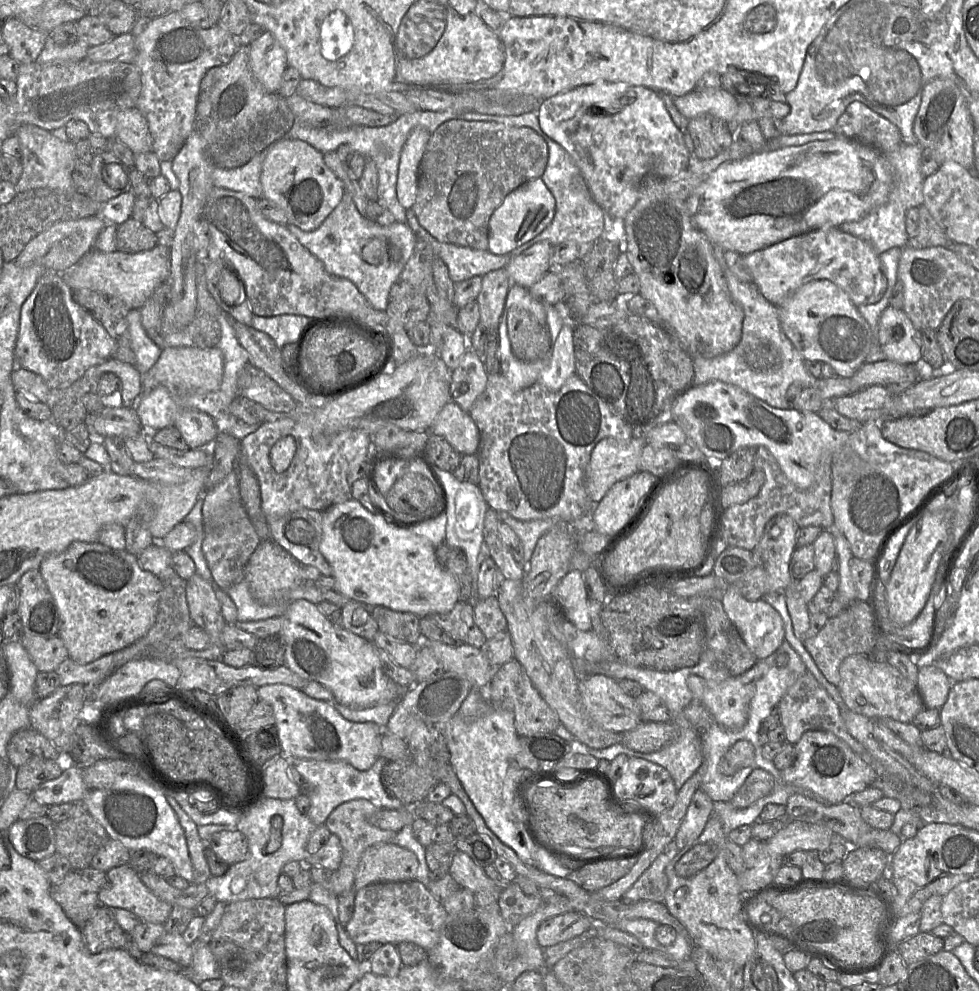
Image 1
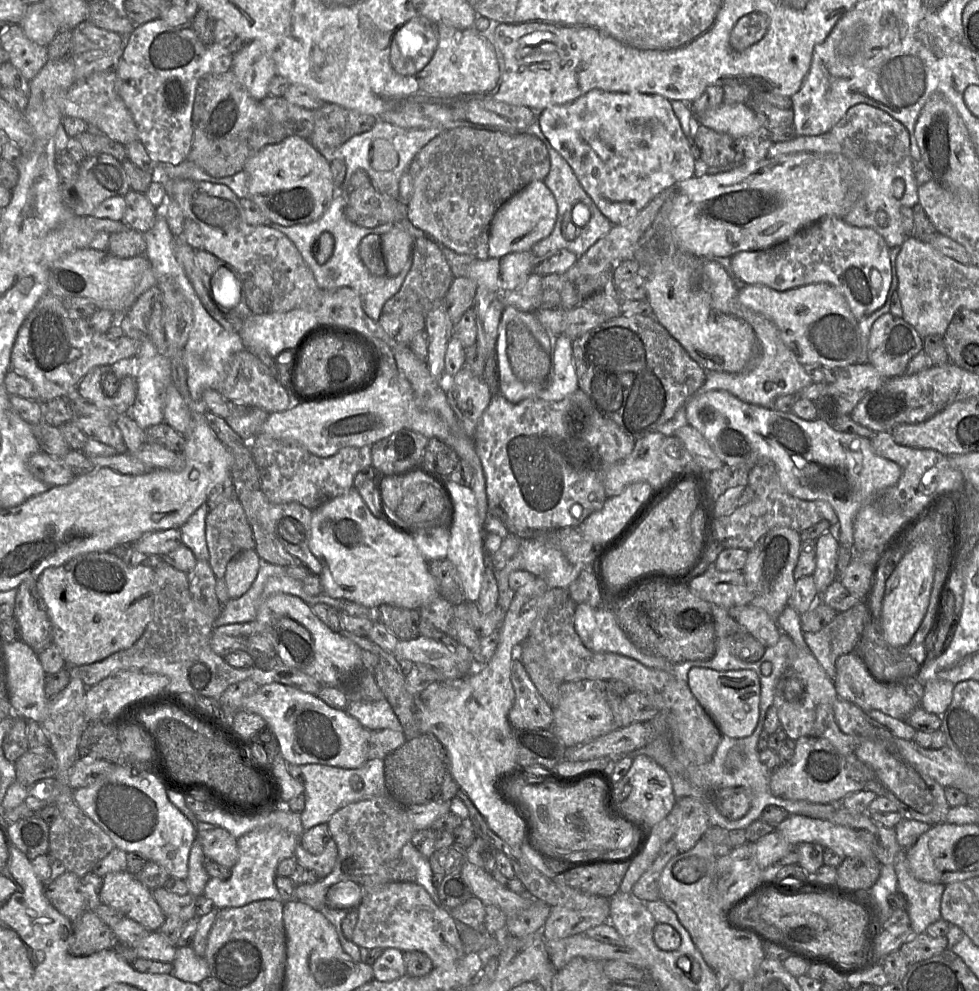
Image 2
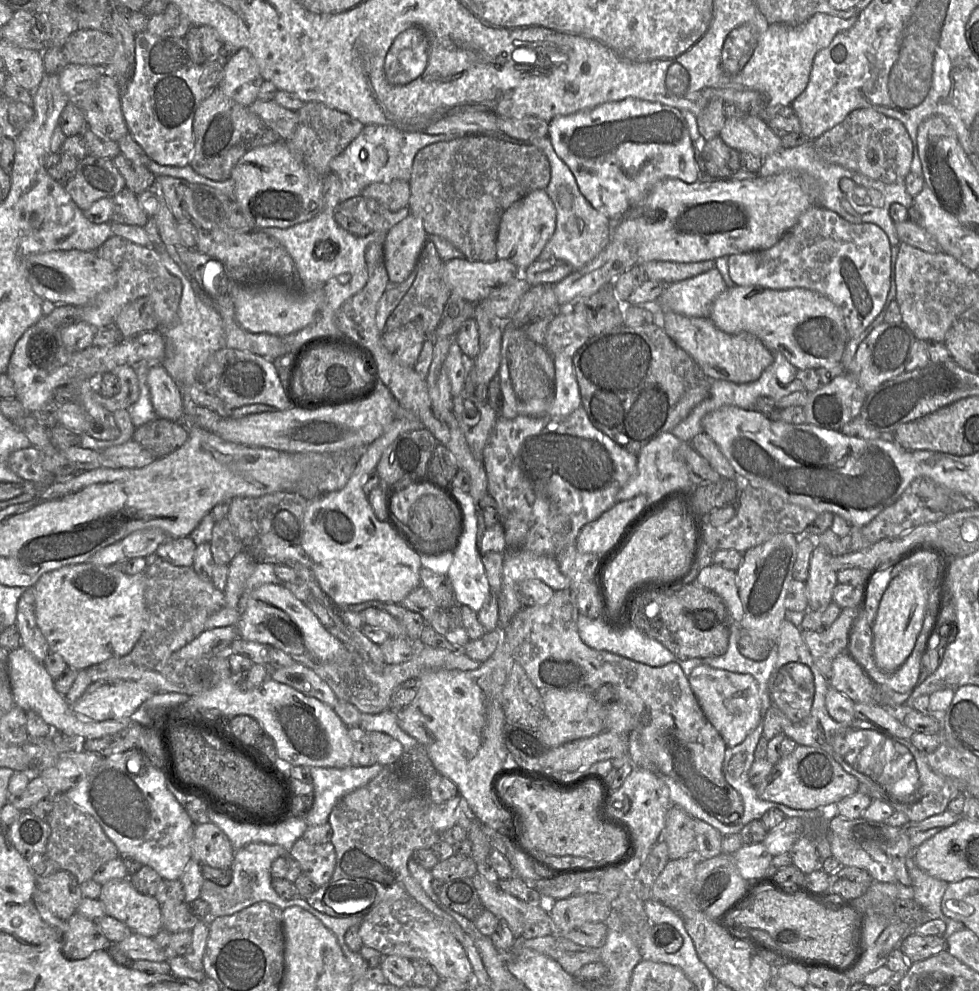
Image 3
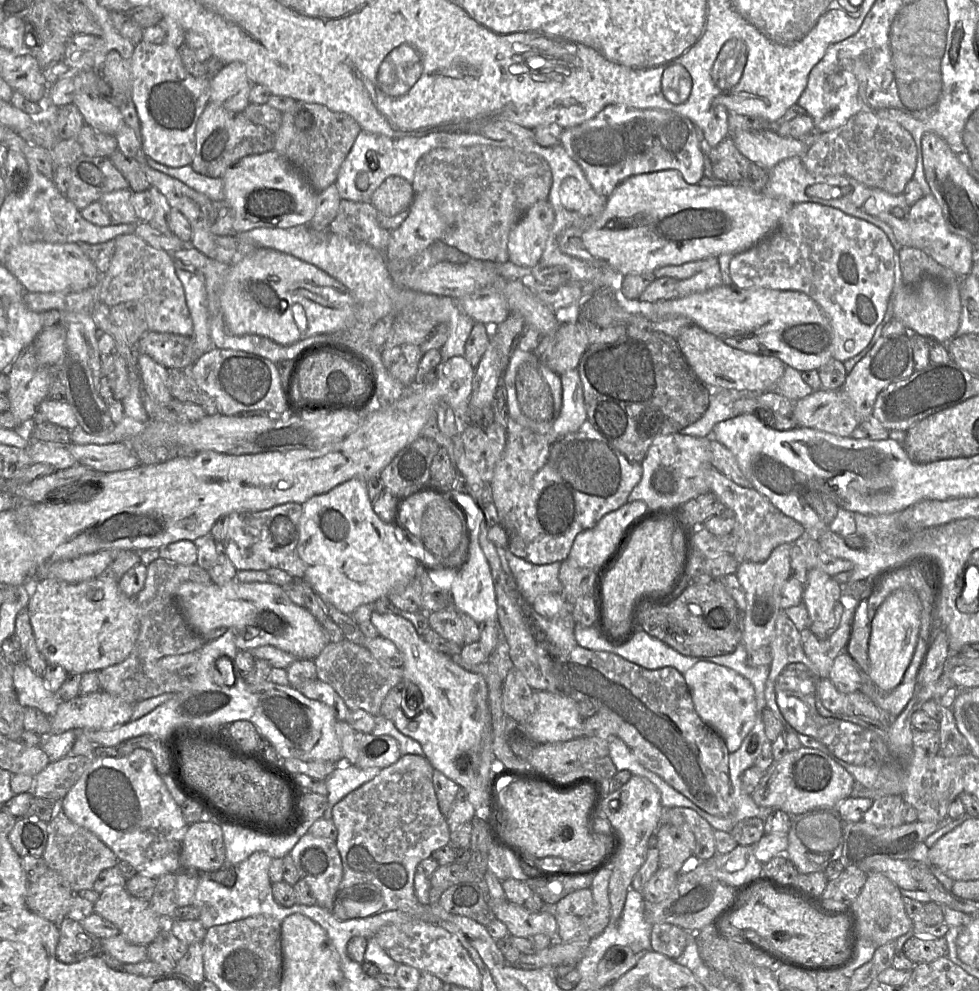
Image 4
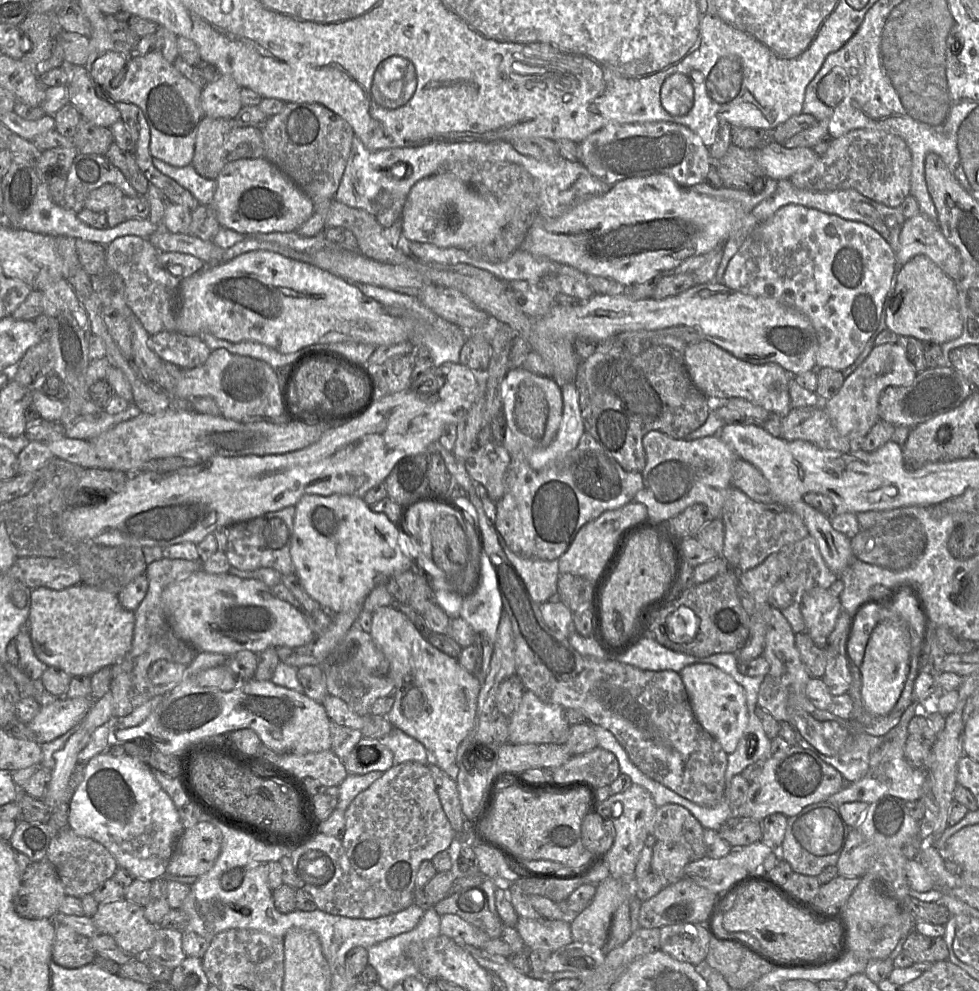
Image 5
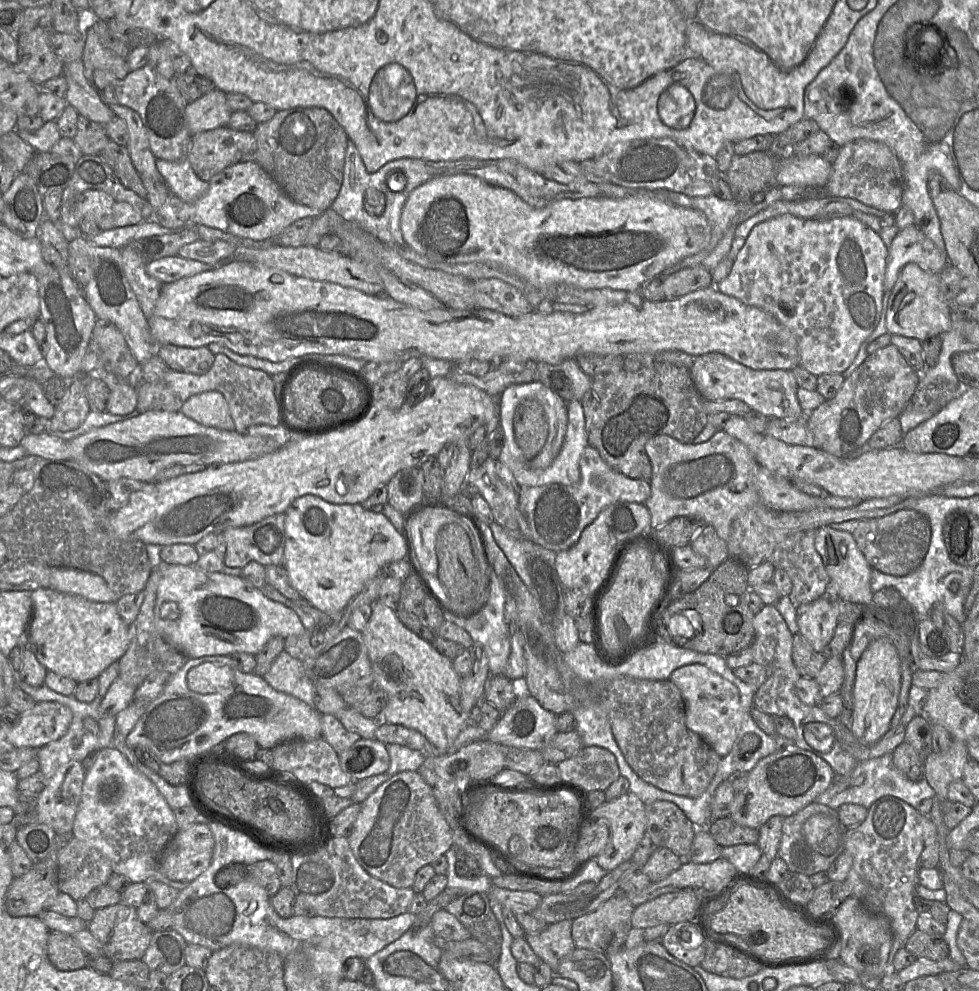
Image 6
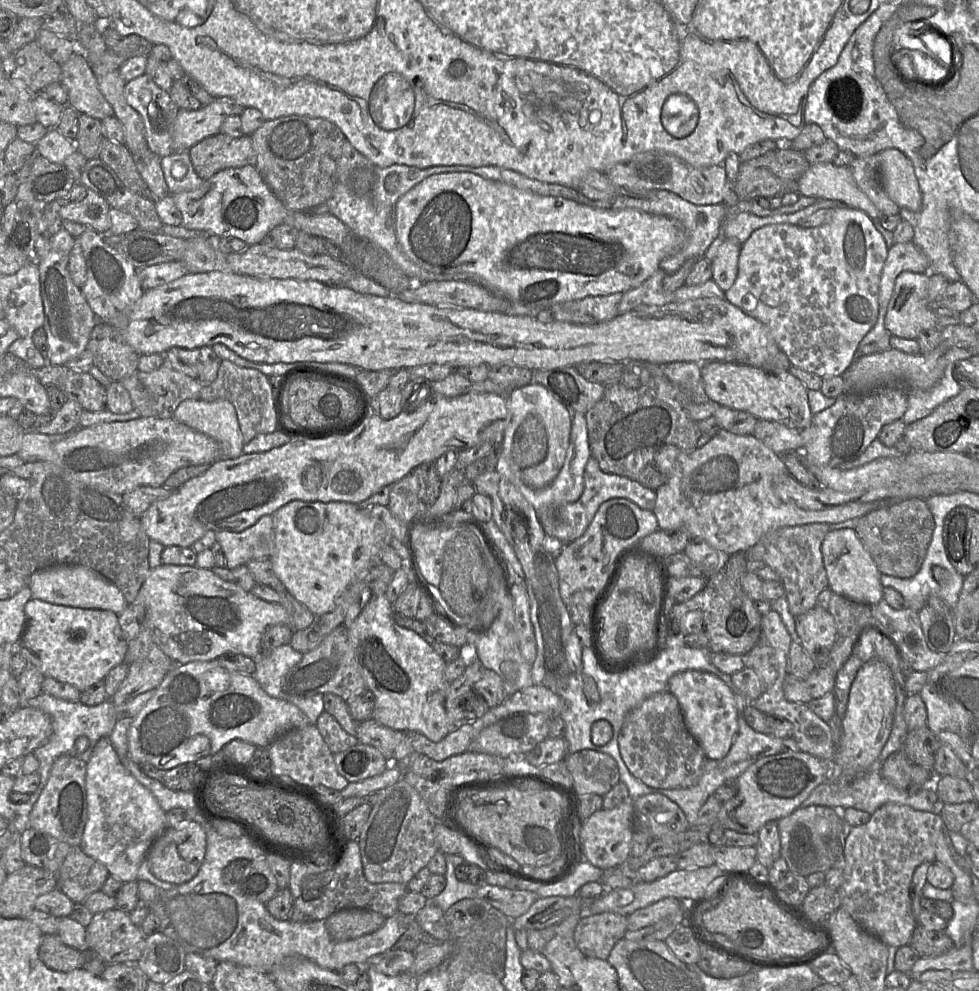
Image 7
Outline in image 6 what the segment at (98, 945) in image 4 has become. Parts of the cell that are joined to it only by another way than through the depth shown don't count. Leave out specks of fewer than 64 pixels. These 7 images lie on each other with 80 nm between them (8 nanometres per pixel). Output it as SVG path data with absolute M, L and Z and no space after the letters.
M50 932L47 957L61 971L74 971L87 965L87 954L71 935L62 932Z

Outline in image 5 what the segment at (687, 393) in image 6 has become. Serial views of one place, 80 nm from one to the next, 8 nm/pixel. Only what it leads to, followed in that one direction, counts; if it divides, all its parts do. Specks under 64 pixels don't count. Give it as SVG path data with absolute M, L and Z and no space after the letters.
M653 345L638 353L626 353L622 346L599 346L595 352L579 362L574 380L579 395L579 405L585 432L589 433L625 471L642 472L646 465L643 438L651 431L659 431L675 439L685 439L702 426L708 418L712 403L730 407L743 415L743 418L763 420L770 412L746 399L731 398L726 401L712 401L692 382L682 355L675 350Z

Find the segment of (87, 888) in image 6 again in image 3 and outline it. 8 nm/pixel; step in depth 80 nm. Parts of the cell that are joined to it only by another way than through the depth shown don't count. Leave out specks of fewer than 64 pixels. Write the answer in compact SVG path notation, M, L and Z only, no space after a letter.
M66 794L52 795L51 799L53 811L49 821L51 833L47 842L46 855L59 865L60 870L71 873L82 884L92 879L96 871L106 862L119 857L120 852L98 822L76 808Z

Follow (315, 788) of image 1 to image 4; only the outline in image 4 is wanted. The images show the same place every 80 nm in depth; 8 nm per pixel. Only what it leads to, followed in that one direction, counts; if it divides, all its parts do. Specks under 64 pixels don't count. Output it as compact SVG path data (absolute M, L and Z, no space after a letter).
M338 763L333 773L324 781L327 788L328 807L323 818L331 818L333 806L350 792L375 778L379 767L360 768L357 765Z

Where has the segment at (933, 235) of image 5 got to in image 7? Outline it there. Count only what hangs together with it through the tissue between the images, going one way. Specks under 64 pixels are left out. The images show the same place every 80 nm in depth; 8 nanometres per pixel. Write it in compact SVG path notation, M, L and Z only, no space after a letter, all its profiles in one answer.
M913 241L889 247L879 285L879 308L888 308L896 279L904 271L927 274L930 271L927 256Z

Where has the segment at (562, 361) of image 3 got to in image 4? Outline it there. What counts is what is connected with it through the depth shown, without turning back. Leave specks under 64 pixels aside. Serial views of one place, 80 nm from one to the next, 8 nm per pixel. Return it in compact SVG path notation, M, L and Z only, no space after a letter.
M573 369L561 374L560 381L561 410L550 430L550 436L562 436L576 432L587 419L578 371Z

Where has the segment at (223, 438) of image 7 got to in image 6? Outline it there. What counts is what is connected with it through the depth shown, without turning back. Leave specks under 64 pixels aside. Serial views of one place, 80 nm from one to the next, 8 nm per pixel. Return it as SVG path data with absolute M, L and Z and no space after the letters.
M210 391L193 395L184 402L179 411L201 425L235 430L228 403L220 392Z

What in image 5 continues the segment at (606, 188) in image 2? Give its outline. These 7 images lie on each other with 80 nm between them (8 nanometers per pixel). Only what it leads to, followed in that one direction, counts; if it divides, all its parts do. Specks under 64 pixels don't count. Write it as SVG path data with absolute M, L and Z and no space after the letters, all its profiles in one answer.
M673 122L610 124L577 145L579 162L588 172L611 187L628 178L665 174L690 188L707 182L712 162L709 149L689 128Z

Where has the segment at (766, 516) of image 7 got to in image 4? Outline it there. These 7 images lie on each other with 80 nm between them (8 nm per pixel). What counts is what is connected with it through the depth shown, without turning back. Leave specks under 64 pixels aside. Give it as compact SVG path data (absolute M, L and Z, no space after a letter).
M668 434L655 438L641 462L642 476L628 496L628 502L645 502L648 513L675 514L679 507L702 494L711 492L704 480L703 467L710 464L711 436L693 437Z

